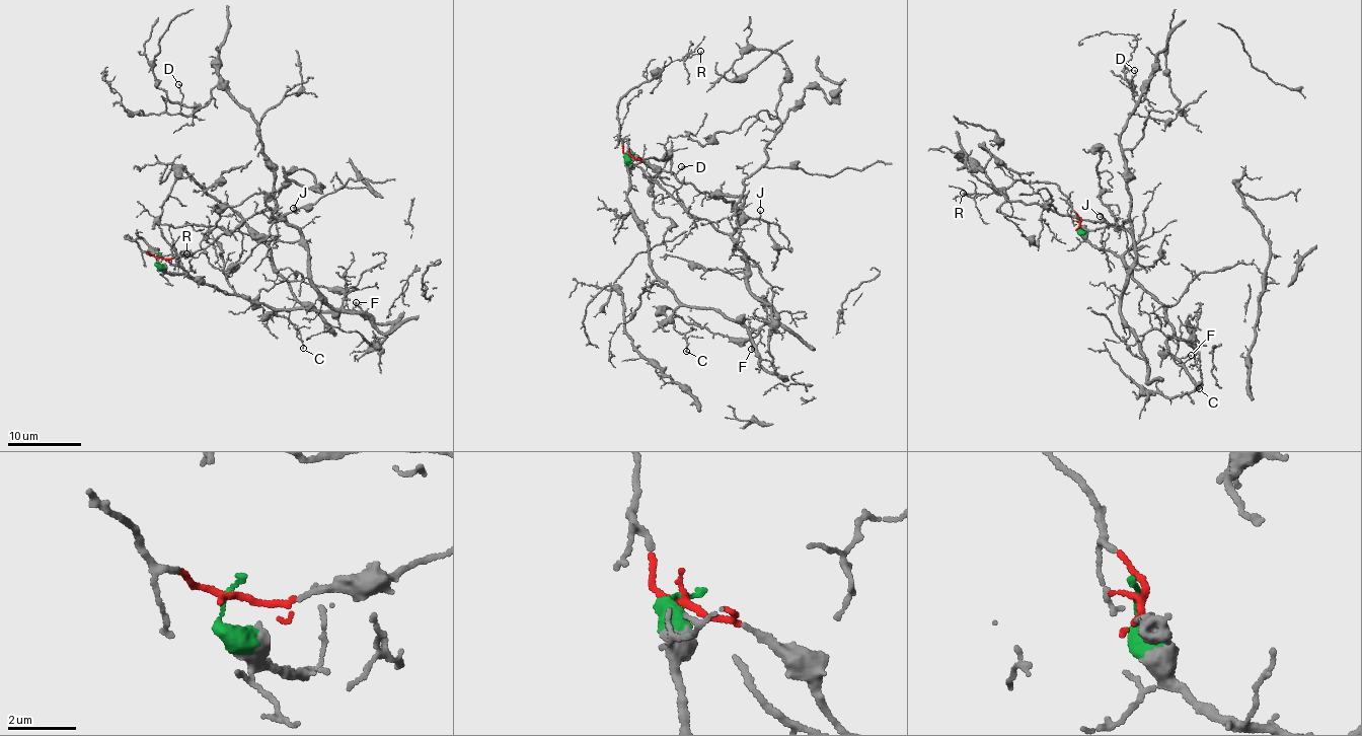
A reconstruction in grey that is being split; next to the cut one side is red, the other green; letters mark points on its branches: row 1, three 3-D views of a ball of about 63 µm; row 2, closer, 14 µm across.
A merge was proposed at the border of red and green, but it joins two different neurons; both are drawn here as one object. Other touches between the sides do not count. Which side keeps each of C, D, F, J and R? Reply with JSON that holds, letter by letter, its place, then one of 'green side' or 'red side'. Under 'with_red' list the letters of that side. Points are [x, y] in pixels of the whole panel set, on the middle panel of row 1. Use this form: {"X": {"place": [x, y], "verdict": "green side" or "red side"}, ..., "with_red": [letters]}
{"C": {"place": [686, 351], "verdict": "green side"}, "D": {"place": [681, 166], "verdict": "red side"}, "F": {"place": [751, 349], "verdict": "green side"}, "J": {"place": [760, 210], "verdict": "red side"}, "R": {"place": [700, 51], "verdict": "red side"}, "with_red": ["D", "J", "R"]}

